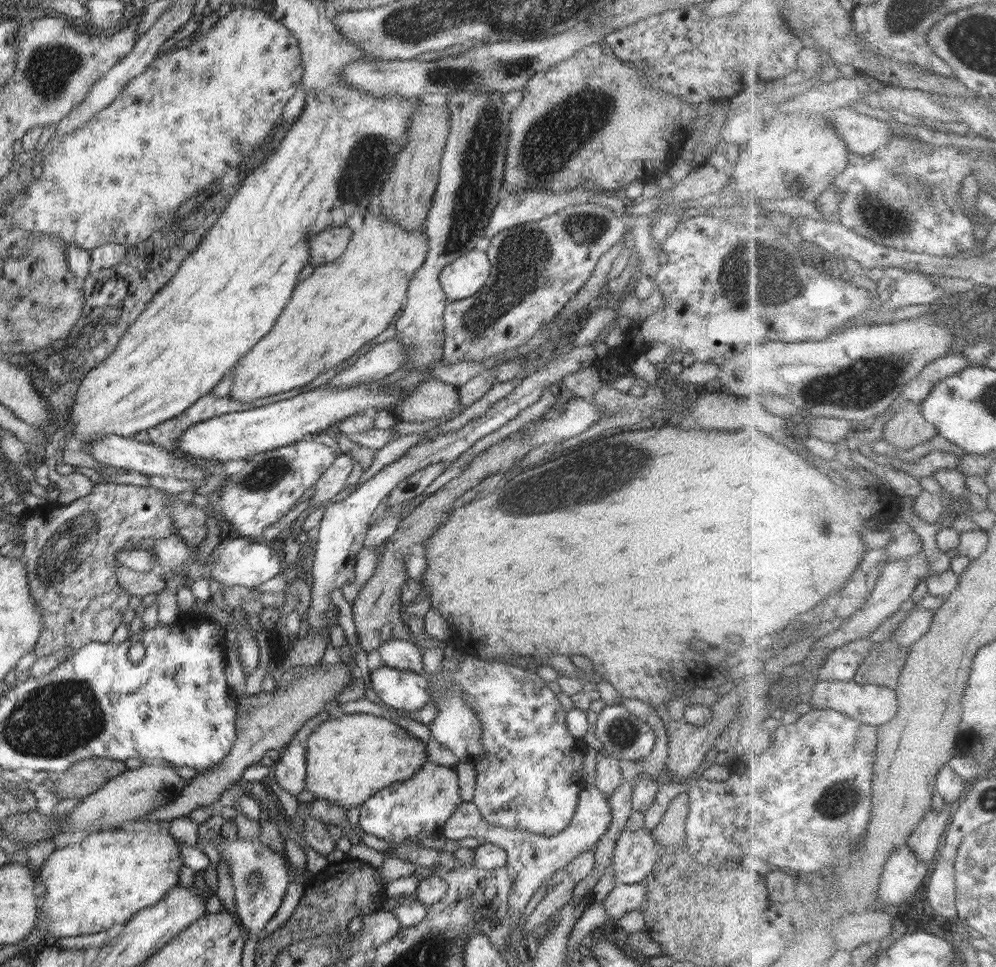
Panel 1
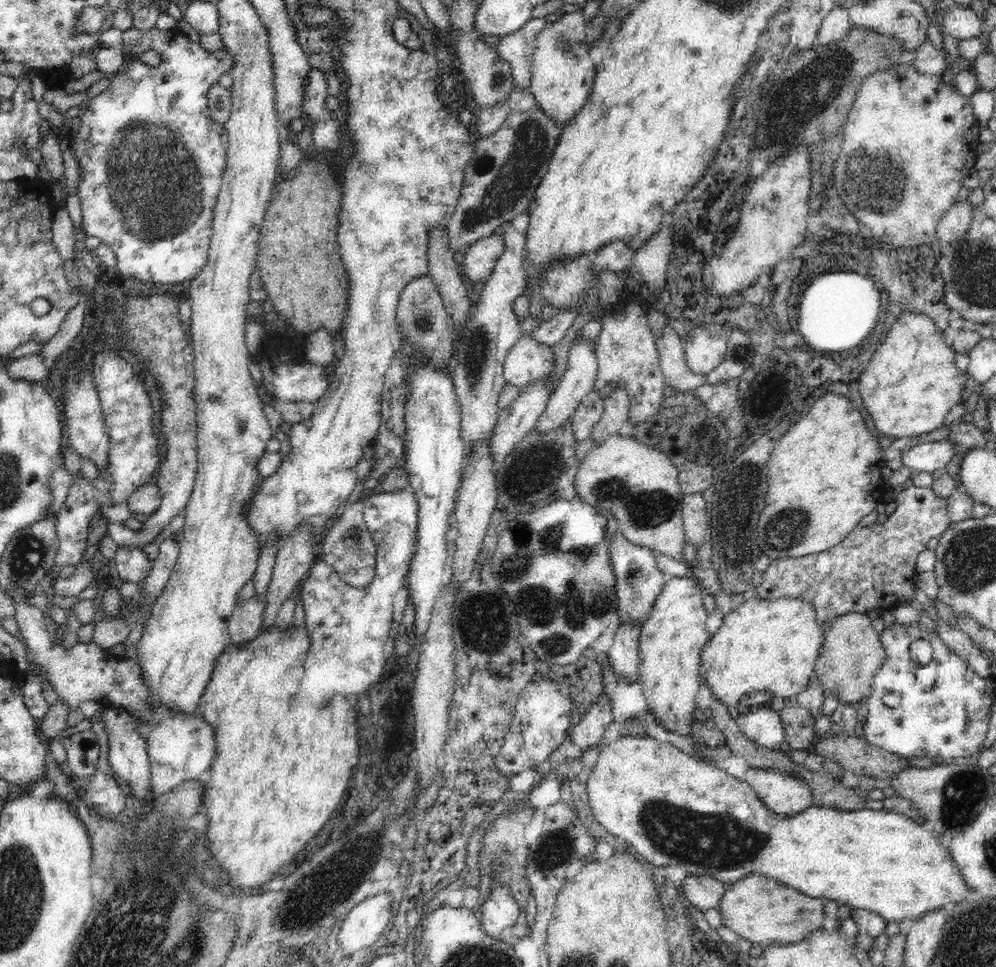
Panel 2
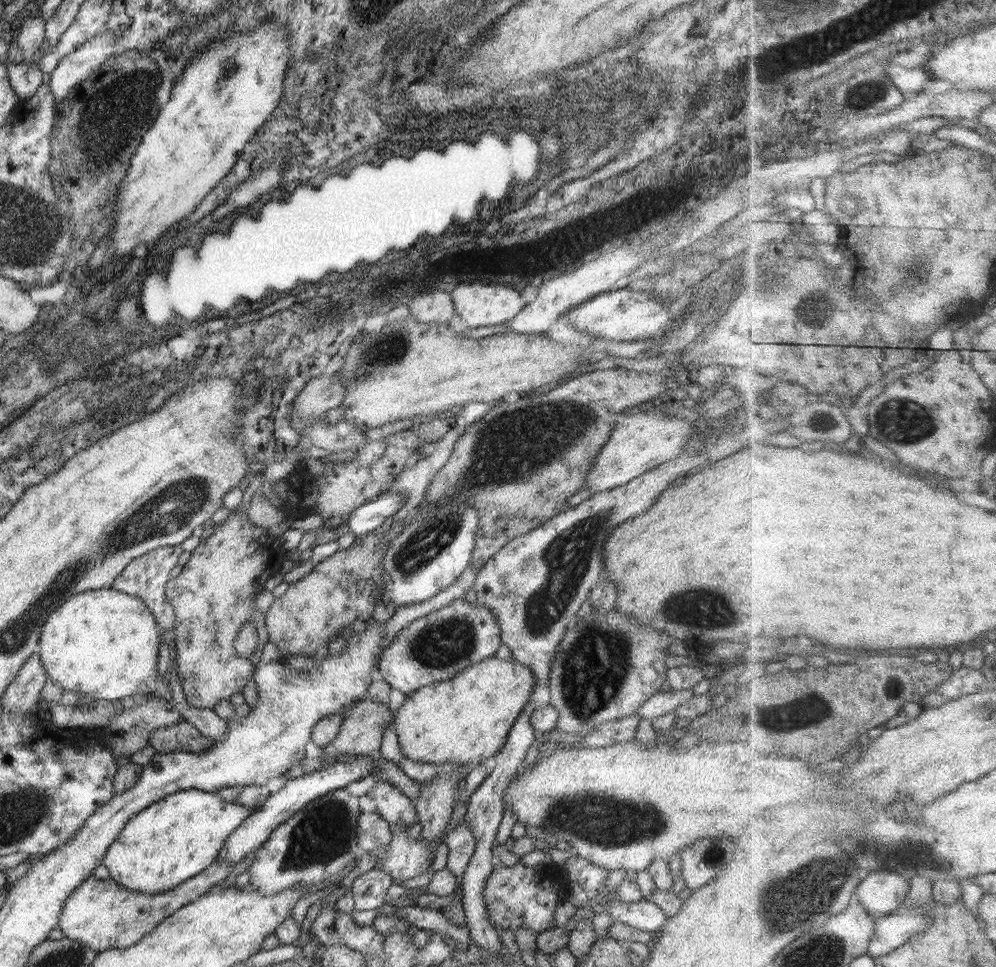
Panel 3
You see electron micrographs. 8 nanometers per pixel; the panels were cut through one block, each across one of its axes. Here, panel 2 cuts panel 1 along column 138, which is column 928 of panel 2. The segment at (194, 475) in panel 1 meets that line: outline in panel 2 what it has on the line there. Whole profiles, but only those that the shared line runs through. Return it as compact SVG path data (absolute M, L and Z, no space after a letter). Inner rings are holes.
M949 440L926 441L904 451L902 462L912 469L913 476L921 472L933 473L936 470L943 471L954 453Z

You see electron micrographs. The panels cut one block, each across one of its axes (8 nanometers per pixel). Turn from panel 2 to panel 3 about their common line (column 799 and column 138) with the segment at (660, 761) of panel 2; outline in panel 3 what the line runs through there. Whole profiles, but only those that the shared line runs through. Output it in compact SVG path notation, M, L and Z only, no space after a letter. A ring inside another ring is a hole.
M194 789L180 790L152 803L142 812L132 816L104 854L104 866L109 870L109 878L129 891L152 894L168 891L180 882L206 870L217 859L226 838L250 813L253 813L250 808L240 803L224 801L216 793Z

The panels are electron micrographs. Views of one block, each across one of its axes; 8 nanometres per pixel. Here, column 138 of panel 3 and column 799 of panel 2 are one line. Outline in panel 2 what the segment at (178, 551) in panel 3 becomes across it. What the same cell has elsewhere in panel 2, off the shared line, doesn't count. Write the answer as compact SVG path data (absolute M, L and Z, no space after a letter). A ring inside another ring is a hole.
M911 485L896 495L896 501L887 515L886 522L872 523L868 526L858 524L842 542L824 552L773 560L761 573L761 583L755 587L756 598L768 601L776 598L803 598L813 604L818 622L829 621L846 613L866 613L874 609L889 611L894 606L908 604L908 598L915 598L918 583L915 563L917 556L922 550L926 550L926 544L931 538L941 536L951 524L947 499L936 496L930 486Z

